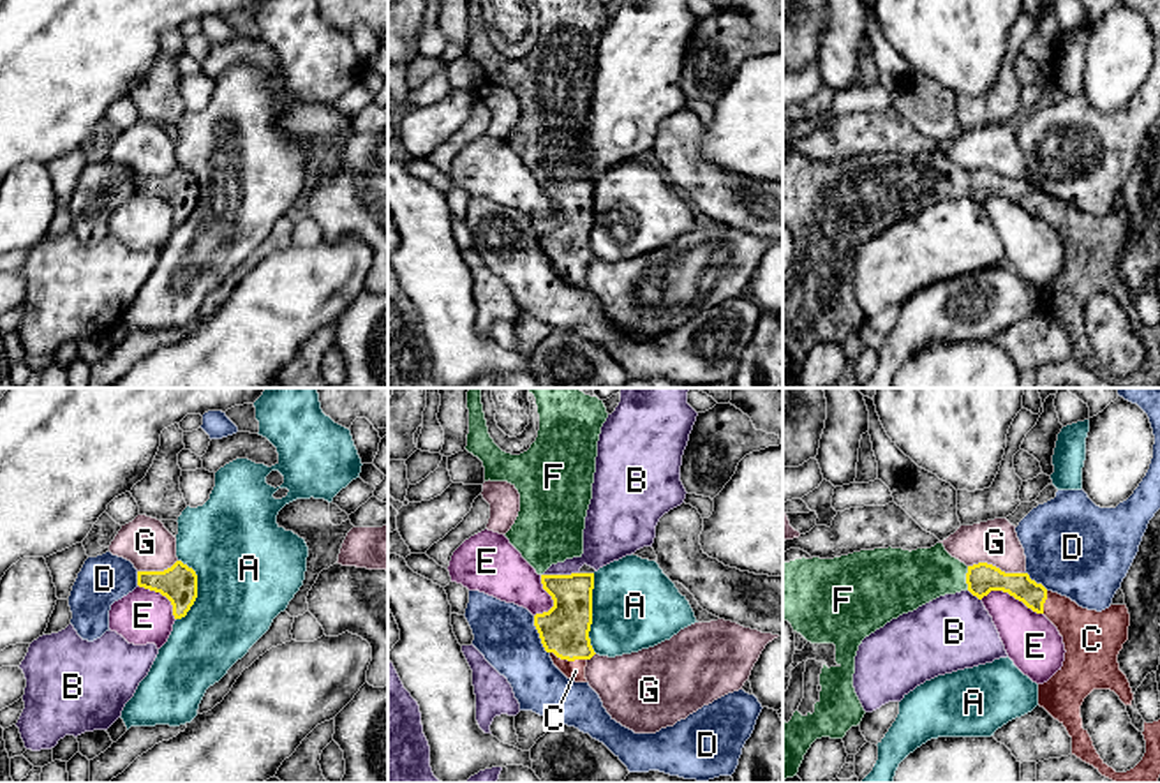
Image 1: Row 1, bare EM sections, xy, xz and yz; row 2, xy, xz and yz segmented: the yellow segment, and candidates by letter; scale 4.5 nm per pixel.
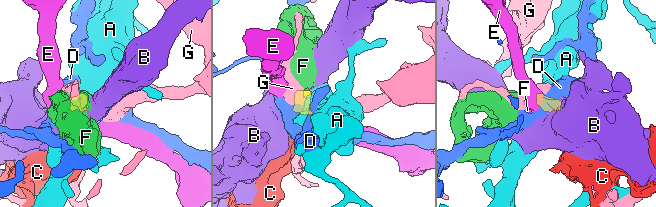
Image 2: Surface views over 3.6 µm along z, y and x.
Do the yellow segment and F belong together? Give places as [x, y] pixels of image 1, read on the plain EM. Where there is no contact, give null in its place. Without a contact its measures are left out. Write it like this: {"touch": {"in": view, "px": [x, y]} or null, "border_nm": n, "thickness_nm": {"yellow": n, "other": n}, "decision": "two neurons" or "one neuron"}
{"touch": {"in": "yz", "px": [966, 184]}, "border_nm": 110, "thickness_nm": {"yellow": 140, "other": 260}, "decision": "one neuron"}

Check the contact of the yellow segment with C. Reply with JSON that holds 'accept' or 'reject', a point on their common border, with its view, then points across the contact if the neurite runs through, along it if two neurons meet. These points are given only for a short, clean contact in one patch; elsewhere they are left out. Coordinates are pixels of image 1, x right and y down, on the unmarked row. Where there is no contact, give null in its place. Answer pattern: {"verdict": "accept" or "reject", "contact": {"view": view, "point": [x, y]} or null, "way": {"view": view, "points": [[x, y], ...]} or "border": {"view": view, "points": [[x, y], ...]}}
{"verdict": "accept", "contact": {"view": "xz", "point": [568, 265]}, "way": {"view": "xz", "points": [[565, 233], [568, 265], [575, 275]]}}

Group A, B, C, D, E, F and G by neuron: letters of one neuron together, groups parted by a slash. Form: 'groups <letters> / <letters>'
groups A / B / C F / D / E / G

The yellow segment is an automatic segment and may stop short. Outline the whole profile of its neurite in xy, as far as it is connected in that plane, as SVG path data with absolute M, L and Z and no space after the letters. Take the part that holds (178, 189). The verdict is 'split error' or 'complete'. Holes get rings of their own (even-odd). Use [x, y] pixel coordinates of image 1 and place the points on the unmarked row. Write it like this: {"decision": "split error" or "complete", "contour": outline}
{"decision": "complete", "contour": "M182 166L164 176L138 176L138 190L166 201L175 224L185 222L197 203L197 180Z"}

